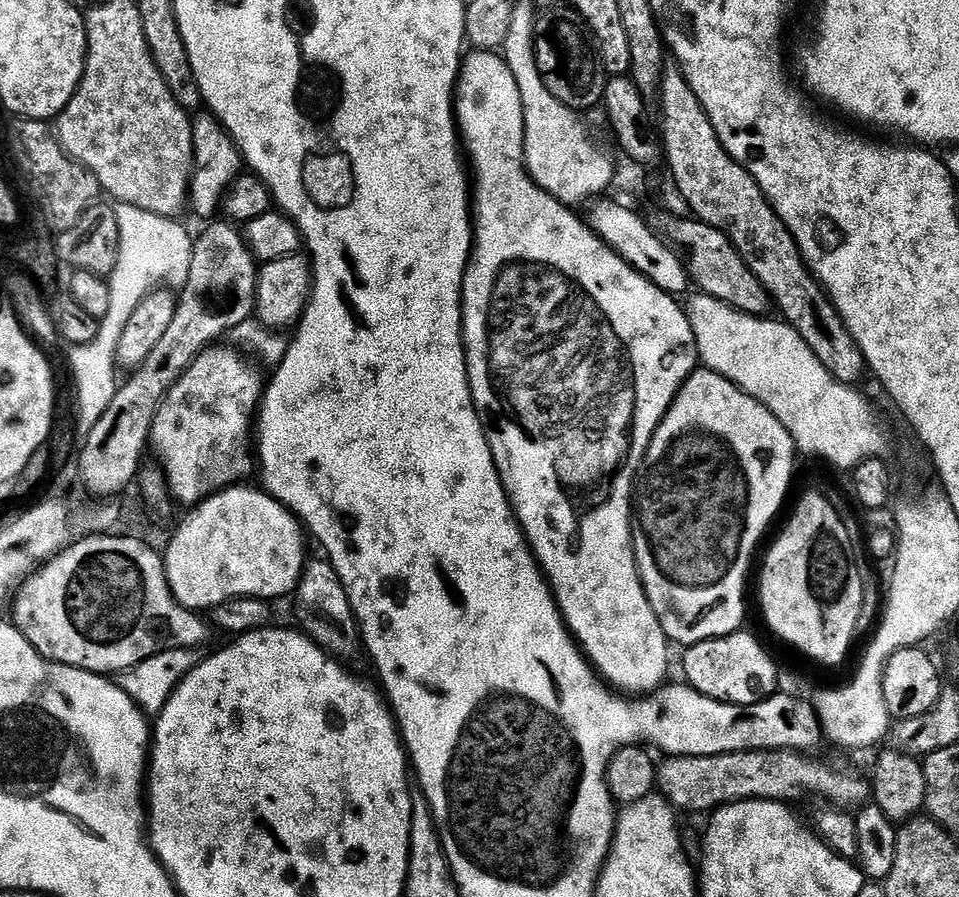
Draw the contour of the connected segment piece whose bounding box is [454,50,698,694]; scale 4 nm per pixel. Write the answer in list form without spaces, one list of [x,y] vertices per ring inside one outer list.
[[[472,50],[463,57],[454,97],[454,111],[458,135],[470,165],[471,175],[474,177],[474,251],[472,259],[468,261],[468,272],[464,275],[462,305],[464,350],[468,353],[468,385],[472,388],[472,401],[476,403],[476,411],[480,413],[480,420],[484,423],[484,435],[488,438],[500,480],[504,484],[509,502],[512,503],[512,511],[520,521],[520,526],[528,538],[528,546],[547,579],[548,587],[552,589],[564,622],[588,663],[613,689],[621,693],[655,693],[669,679],[667,676],[670,641],[662,630],[660,619],[650,606],[644,584],[640,580],[640,569],[636,567],[634,489],[637,487],[642,465],[648,455],[648,447],[652,444],[658,426],[664,421],[668,408],[676,401],[682,385],[697,371],[694,330],[688,321],[687,311],[681,305],[679,308],[669,293],[663,292],[659,286],[652,283],[643,271],[633,267],[619,252],[612,251],[612,245],[605,244],[585,221],[584,225],[572,213],[574,211],[569,205],[556,200],[529,176],[524,158],[522,95],[503,55]]]

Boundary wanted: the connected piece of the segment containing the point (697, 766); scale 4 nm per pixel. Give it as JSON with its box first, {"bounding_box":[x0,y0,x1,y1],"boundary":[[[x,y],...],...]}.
{"bounding_box":[657,749,870,812],"boundary":[[[793,749],[778,751],[731,752],[726,755],[693,756],[680,754],[667,757],[657,769],[657,789],[665,800],[683,812],[715,811],[725,804],[740,800],[789,799],[794,790],[806,790],[822,796],[840,810],[856,810],[863,807],[870,796],[866,780],[848,771],[834,768],[822,760],[808,758],[805,753]]]}

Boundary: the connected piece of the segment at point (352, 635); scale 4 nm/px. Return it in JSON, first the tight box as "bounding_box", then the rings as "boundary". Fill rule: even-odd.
{"bounding_box":[294,558,362,662],"boundary":[[[312,558],[305,563],[304,576],[294,593],[295,600],[296,616],[301,624],[299,627],[321,650],[341,662],[348,662],[356,651],[361,651],[362,636],[358,631],[356,615],[350,606],[350,598],[334,566],[327,559]]]}

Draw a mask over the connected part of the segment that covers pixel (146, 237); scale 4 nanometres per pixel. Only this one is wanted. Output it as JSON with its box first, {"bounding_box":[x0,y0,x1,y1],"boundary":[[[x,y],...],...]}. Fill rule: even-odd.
{"bounding_box":[96,203,194,356],"boundary":[[[117,203],[115,209],[120,231],[120,249],[117,268],[108,280],[110,310],[106,318],[99,321],[99,327],[104,332],[99,328],[97,330],[100,344],[96,344],[96,352],[100,352],[100,356],[104,356],[104,348],[108,348],[112,340],[122,338],[130,316],[144,299],[161,286],[183,286],[187,282],[194,243],[193,237],[188,237],[187,230],[179,224],[179,219],[159,216],[129,204]]]}

